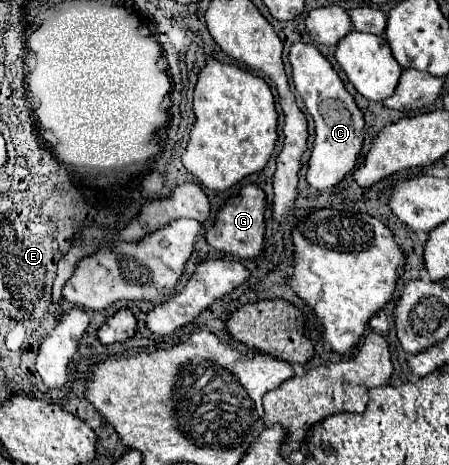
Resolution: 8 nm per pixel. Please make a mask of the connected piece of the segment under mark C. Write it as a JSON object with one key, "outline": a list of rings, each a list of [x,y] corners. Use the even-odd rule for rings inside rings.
{"outline":[[[294,43],[288,59],[292,63],[292,79],[296,91],[304,99],[304,105],[316,123],[316,139],[306,181],[314,189],[330,189],[356,169],[356,161],[364,145],[364,113],[358,109],[354,97],[346,91],[334,67],[314,45]]]}

